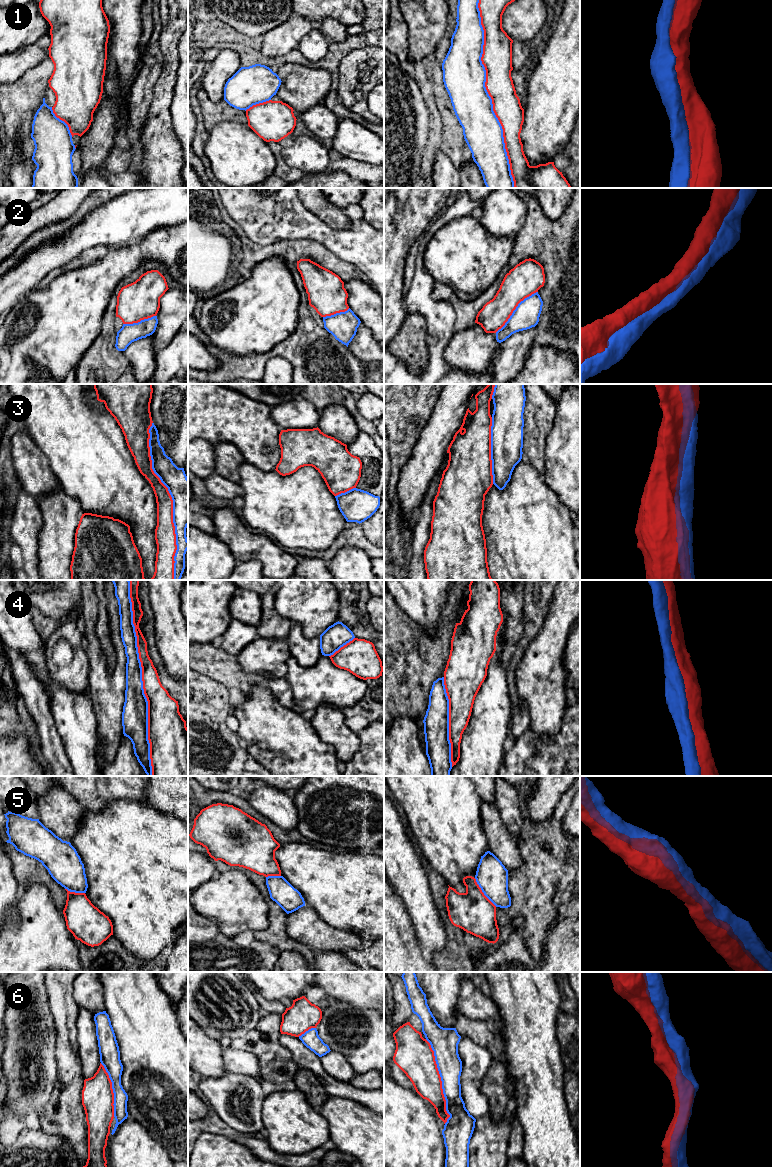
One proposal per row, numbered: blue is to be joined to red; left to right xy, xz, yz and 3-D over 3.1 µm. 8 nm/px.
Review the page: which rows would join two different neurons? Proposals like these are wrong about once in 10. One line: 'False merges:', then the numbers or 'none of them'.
False merges: none of them

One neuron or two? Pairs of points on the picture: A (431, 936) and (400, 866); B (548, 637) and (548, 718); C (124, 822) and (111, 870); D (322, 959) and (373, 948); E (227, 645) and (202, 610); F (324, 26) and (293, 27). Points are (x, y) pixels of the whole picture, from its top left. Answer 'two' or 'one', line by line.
A: one
B: one
C: one
D: one
E: two
F: two

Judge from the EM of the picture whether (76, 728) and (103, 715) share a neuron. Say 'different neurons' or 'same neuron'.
different neurons

